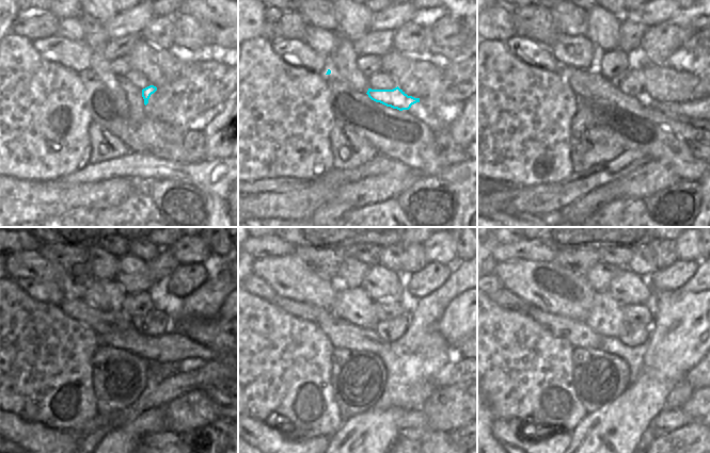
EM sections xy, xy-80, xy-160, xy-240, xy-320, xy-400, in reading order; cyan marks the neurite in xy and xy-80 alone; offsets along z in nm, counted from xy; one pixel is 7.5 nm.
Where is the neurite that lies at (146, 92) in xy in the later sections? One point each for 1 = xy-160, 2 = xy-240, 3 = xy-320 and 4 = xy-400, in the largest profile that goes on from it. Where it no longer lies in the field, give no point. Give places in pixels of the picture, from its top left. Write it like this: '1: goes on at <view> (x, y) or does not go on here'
1: goes on at xy-160 (588, 84)
2: goes on at xy-240 (103, 322)
3: goes on at xy-320 (306, 311)
4: goes on at xy-400 (503, 297)

